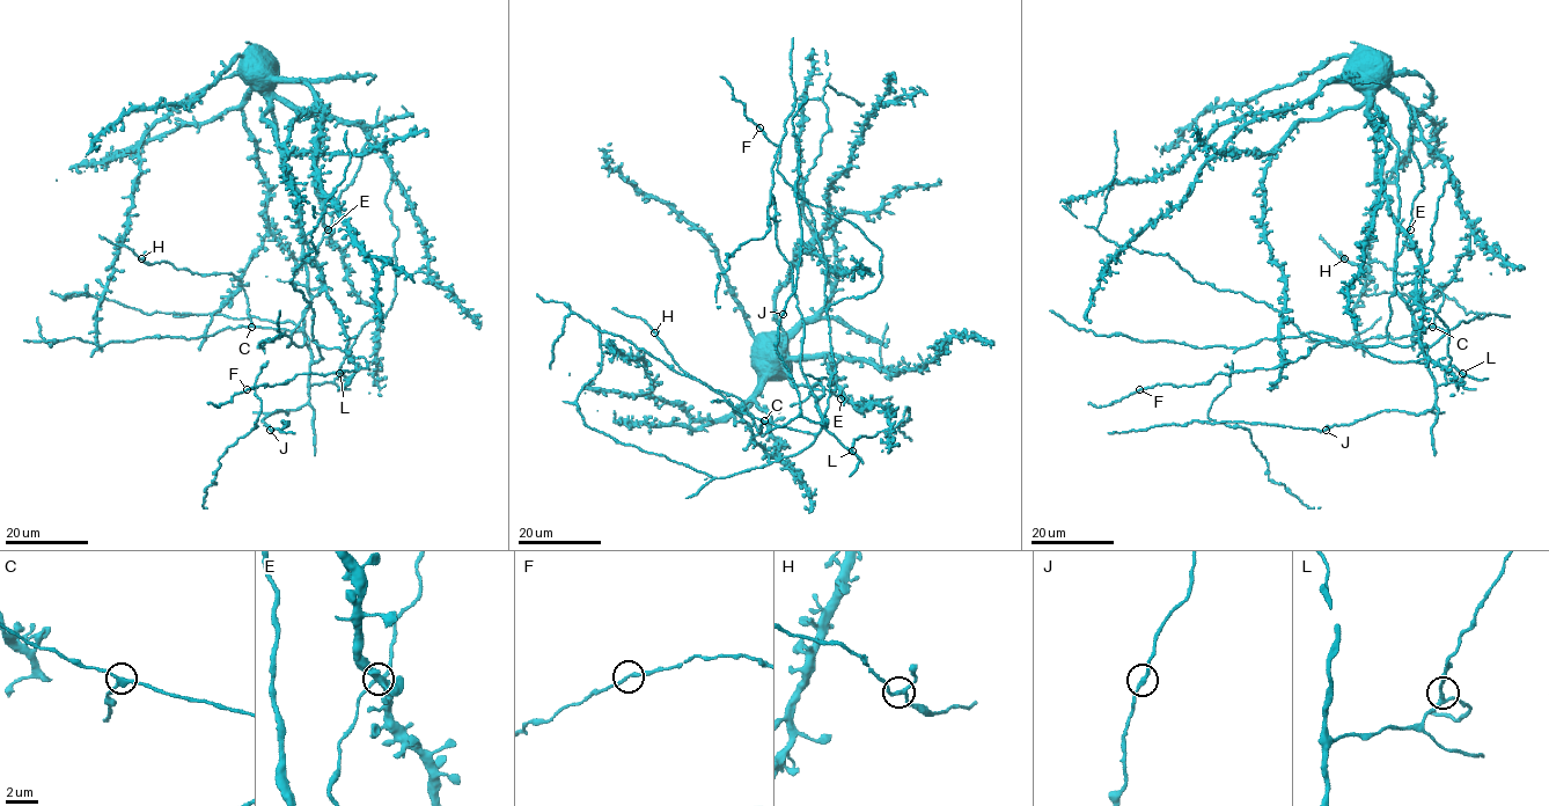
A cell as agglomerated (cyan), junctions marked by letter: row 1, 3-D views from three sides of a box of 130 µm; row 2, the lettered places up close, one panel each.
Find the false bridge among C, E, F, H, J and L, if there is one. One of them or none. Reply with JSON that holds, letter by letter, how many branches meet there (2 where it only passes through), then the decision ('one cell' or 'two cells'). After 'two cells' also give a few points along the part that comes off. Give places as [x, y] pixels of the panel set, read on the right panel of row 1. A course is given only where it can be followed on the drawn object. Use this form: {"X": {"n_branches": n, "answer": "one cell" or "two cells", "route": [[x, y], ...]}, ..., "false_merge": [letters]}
{"C": {"n_branches": 3, "answer": "one cell"}, "E": {"n_branches": 3, "answer": "one cell"}, "F": {"n_branches": 2, "answer": "one cell"}, "H": {"n_branches": 3, "answer": "one cell"}, "J": {"n_branches": 3, "answer": "one cell"}, "L": {"n_branches": 3, "answer": "one cell"}, "false_merge": []}

